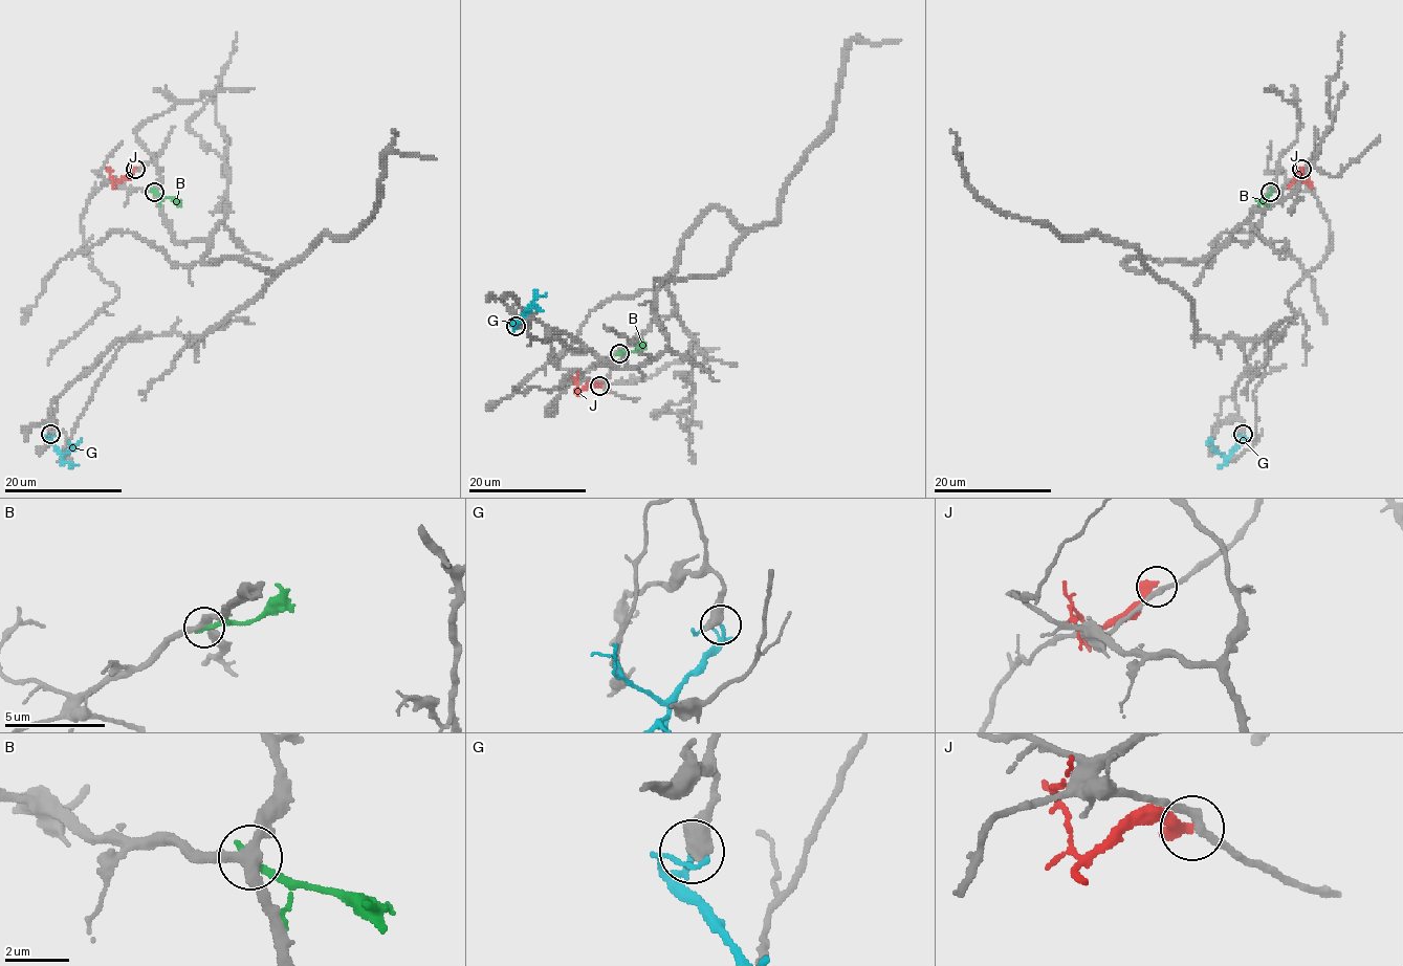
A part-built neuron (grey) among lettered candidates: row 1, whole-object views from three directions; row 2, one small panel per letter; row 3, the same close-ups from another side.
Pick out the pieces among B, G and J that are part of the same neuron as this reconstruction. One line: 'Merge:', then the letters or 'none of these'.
Merge: none of these

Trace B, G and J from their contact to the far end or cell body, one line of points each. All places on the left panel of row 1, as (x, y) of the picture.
B: (155, 192), (179, 205)
G: (50, 434), (49, 441), (62, 457), (75, 447), (80, 439)
J: (135, 169), (126, 177), (111, 176), (113, 188)

